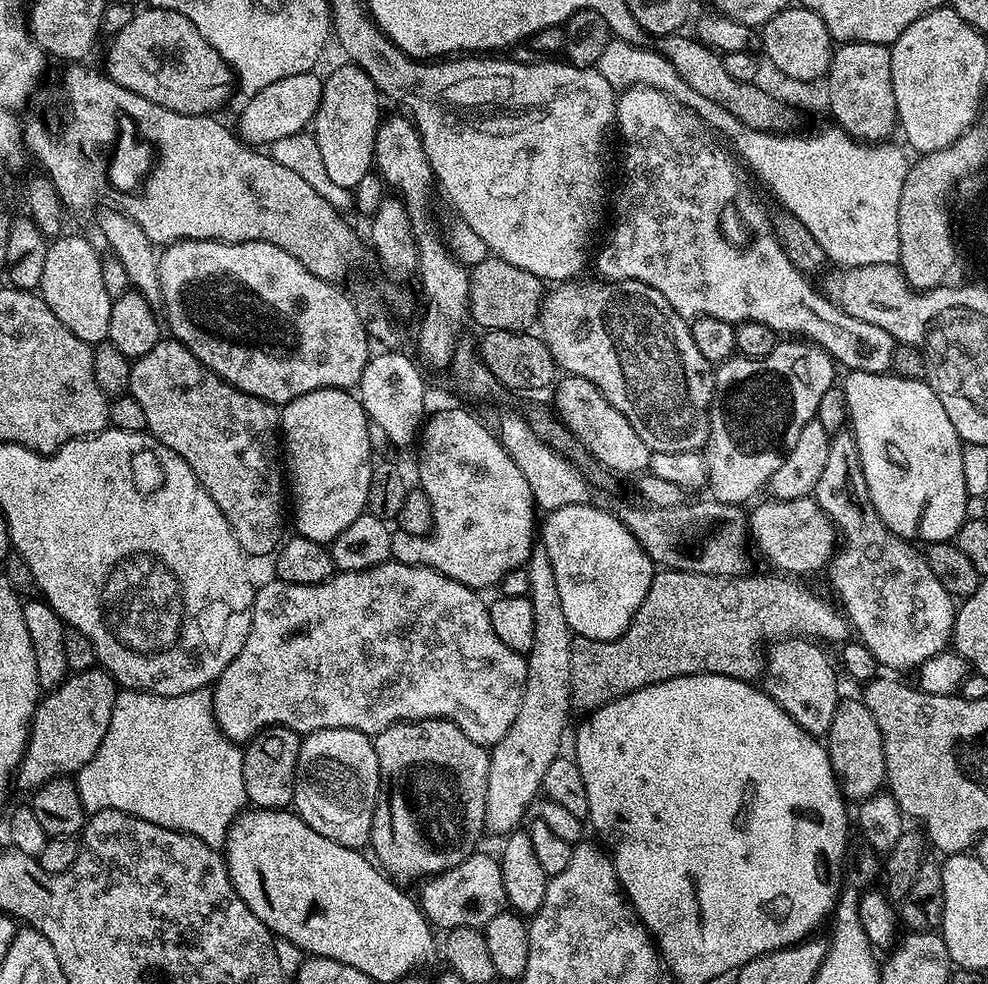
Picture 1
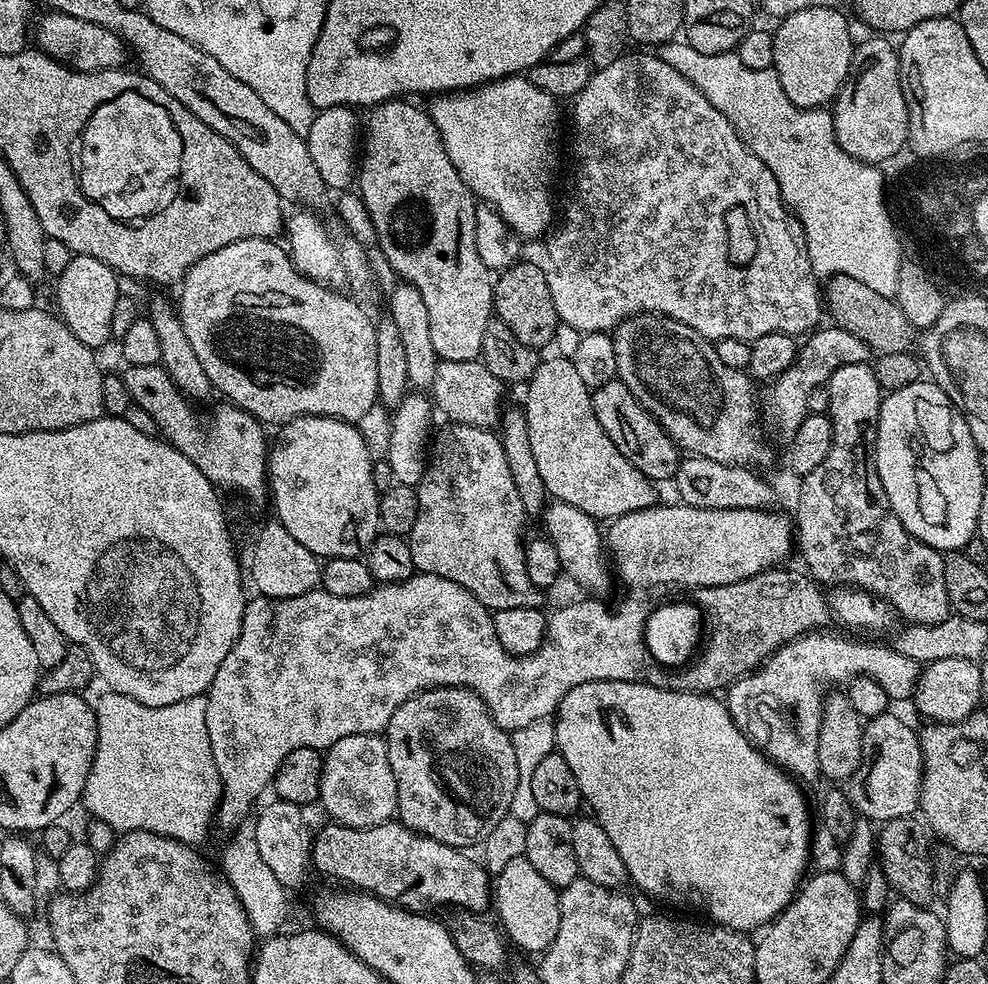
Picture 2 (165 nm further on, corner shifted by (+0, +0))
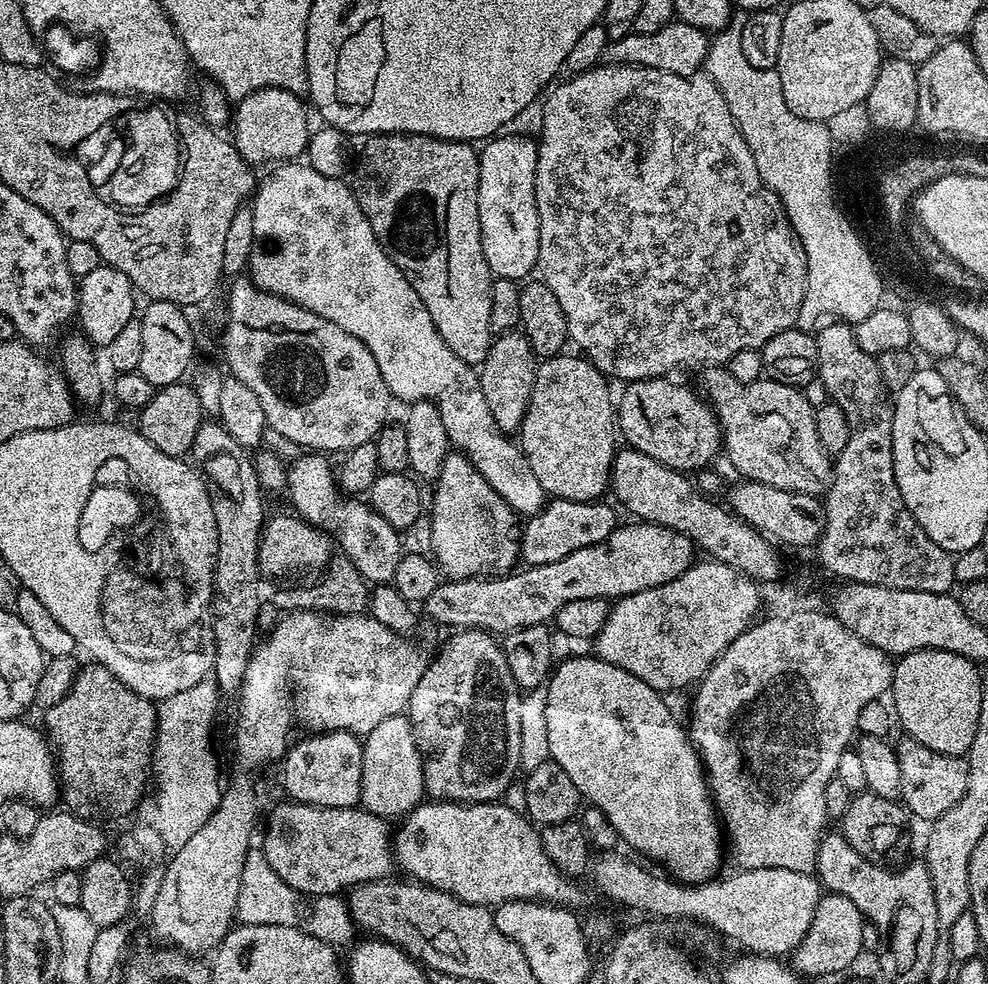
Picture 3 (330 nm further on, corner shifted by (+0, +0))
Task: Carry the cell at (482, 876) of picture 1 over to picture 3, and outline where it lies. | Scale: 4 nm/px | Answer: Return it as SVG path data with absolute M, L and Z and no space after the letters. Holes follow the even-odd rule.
M287 803L269 814L262 847L275 874L288 886L305 897L315 898L337 895L357 884L393 875L394 832L391 827L388 829L385 817L376 816L363 806L316 808L313 804Z

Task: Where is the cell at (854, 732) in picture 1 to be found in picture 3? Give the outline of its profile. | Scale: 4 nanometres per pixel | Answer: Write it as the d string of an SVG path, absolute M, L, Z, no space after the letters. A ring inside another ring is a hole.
M904 738L901 744L897 743L895 750L898 758L898 770L900 771L900 796L902 797L902 803L915 819L917 816L918 819L925 820L925 822L934 821L942 814L946 814L946 810L950 810L966 794L968 762L964 756L938 754L911 738Z

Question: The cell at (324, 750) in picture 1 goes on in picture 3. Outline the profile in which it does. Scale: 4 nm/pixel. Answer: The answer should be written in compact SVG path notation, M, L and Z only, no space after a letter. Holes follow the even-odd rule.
M407 715L386 718L363 737L362 790L360 804L368 812L385 818L403 818L425 799L424 762L414 742Z

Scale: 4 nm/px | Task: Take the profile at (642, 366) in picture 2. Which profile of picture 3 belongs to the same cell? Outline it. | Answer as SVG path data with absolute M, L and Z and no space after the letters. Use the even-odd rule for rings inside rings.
M708 366L703 369L702 375L704 377L700 380L699 391L702 393L704 400L711 405L713 412L716 413L717 422L720 424L720 432L723 436L722 452L725 456L728 455L728 460L741 473L739 474L745 480L757 480L763 484L770 486L778 486L787 492L801 492L807 496L819 497L821 494L827 493L829 486L832 484L832 470L834 467L834 460L829 453L825 452L820 435L818 434L818 426L816 425L816 409L810 406L810 402L806 402L803 391L799 387L791 384L783 384L777 380L770 380L761 378L750 382L738 382L738 378L734 378L734 374L728 372L727 367L724 366Z

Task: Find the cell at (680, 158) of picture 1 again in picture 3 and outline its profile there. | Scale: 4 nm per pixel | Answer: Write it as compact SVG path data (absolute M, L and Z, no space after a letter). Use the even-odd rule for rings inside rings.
M600 64L588 72L577 72L568 79L572 80L566 81L565 84L557 83L547 93L548 101L544 104L544 117L540 120L540 136L538 135L536 146L536 205L538 206L538 226L540 227L538 230L538 272L544 284L550 286L550 290L554 290L554 295L562 305L562 314L566 314L569 341L573 345L576 343L581 348L577 349L591 360L592 365L605 376L613 381L631 382L652 377L667 377L675 368L697 368L700 370L705 366L724 366L727 365L730 358L734 358L734 354L738 354L738 350L763 349L764 344L770 342L770 338L774 338L774 334L782 334L782 330L795 328L798 310L802 306L802 298L808 289L806 254L800 241L796 239L796 233L792 231L782 202L774 192L766 187L764 180L758 174L754 154L750 154L750 146L746 146L746 138L742 138L742 134L730 114L730 106L726 106L726 98L722 98L715 82L706 74L679 76L678 74L666 74L662 70L650 70L625 64Z

